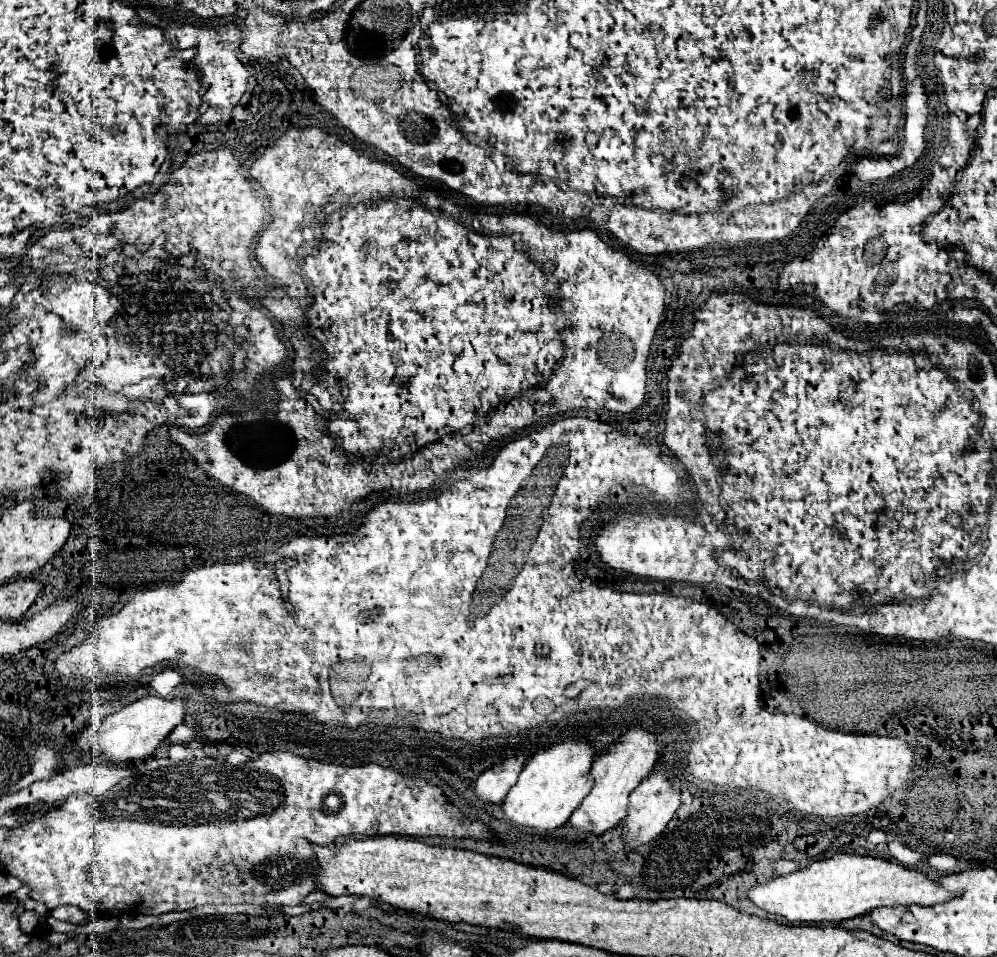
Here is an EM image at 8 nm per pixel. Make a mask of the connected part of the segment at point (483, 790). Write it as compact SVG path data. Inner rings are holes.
M519 756L519 758L509 758L501 764L493 766L491 770L485 770L475 782L477 798L483 802L501 804L503 798L507 796L507 792L517 782L517 776L519 776L523 764L525 764L525 760L523 760L523 756Z

